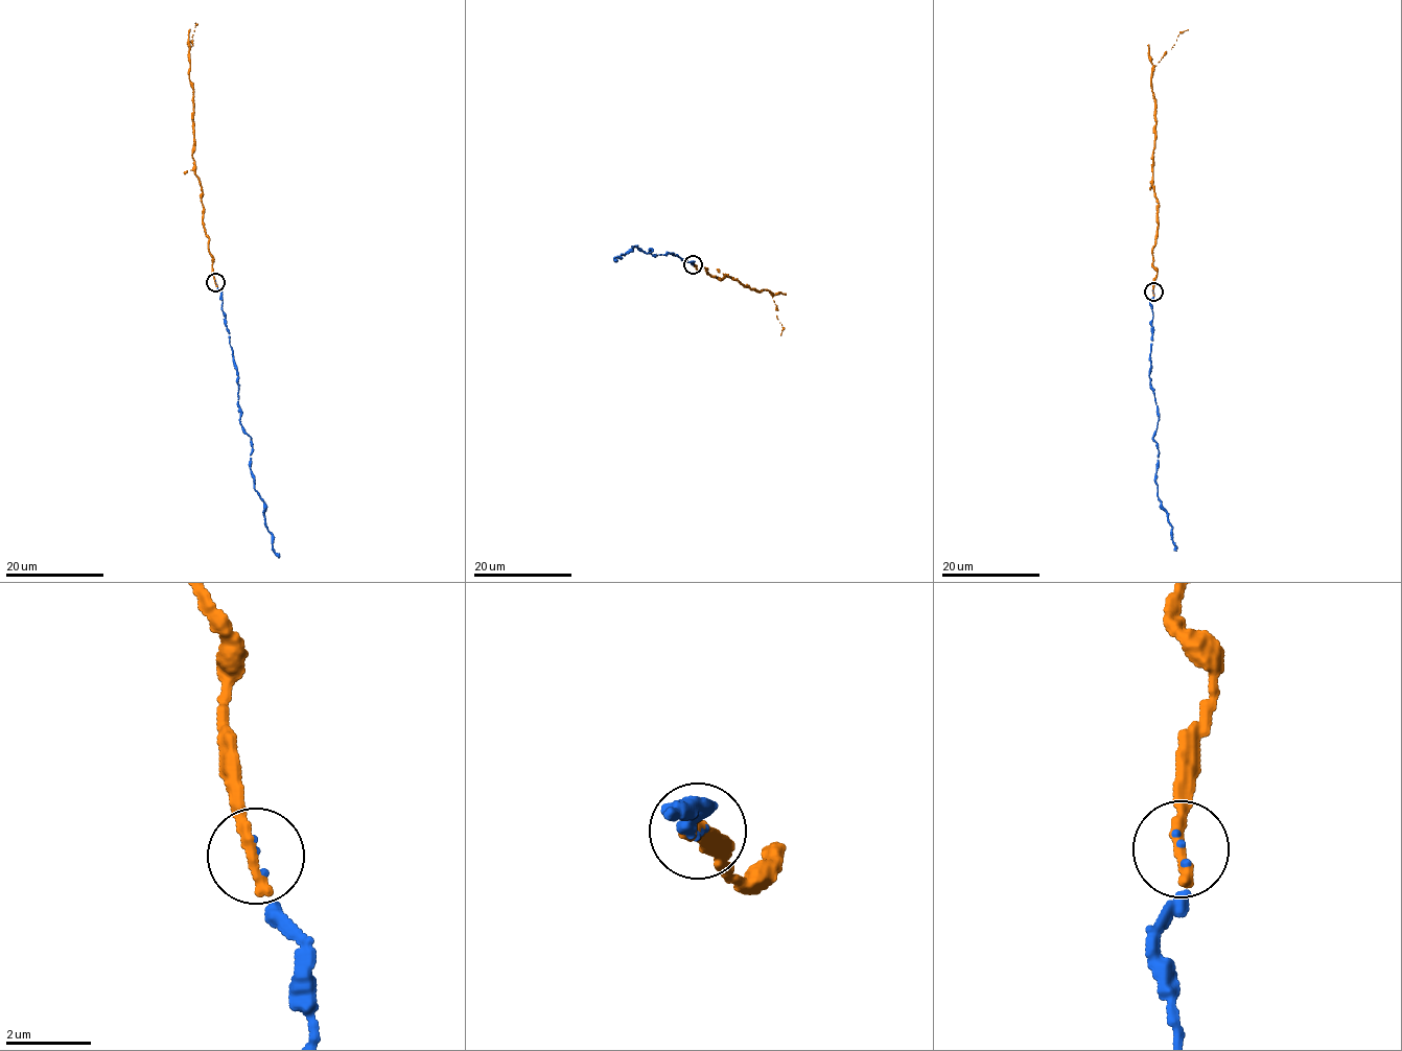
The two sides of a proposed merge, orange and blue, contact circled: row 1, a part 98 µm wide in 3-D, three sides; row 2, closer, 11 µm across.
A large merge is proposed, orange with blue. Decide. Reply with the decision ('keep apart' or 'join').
join

